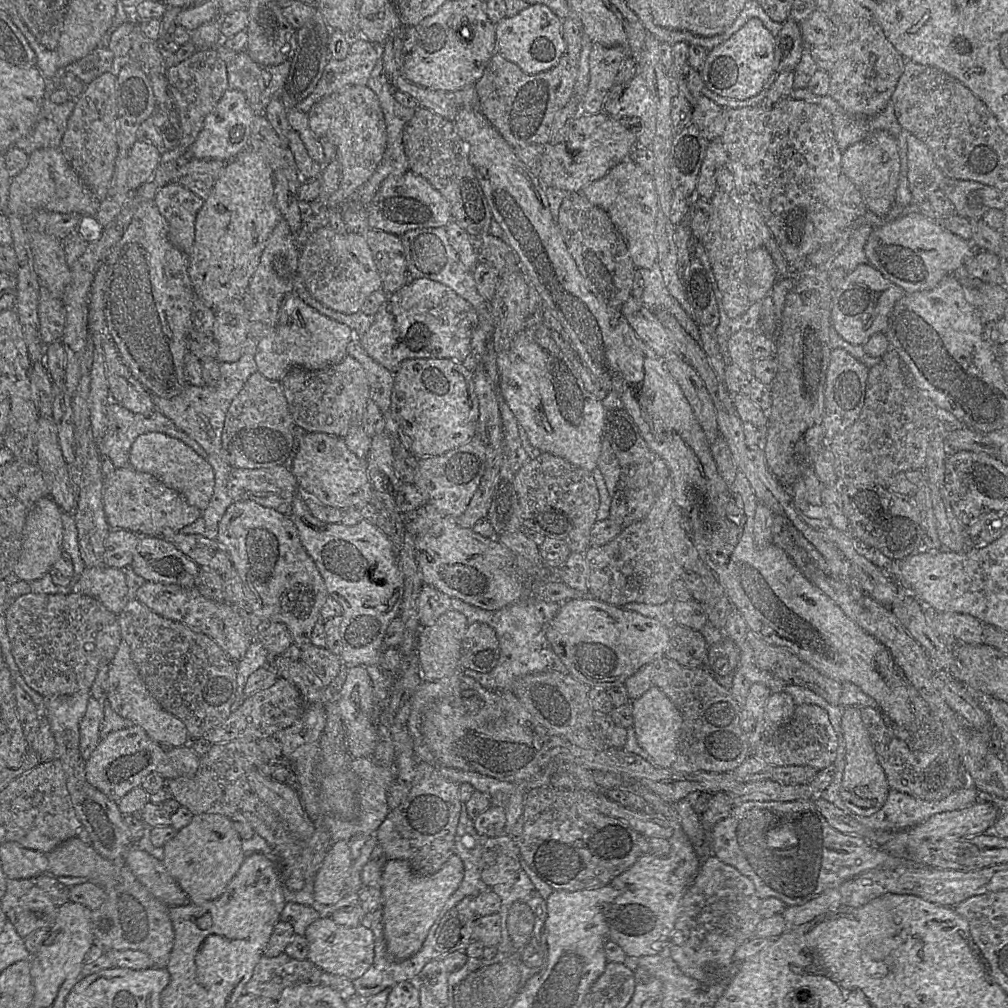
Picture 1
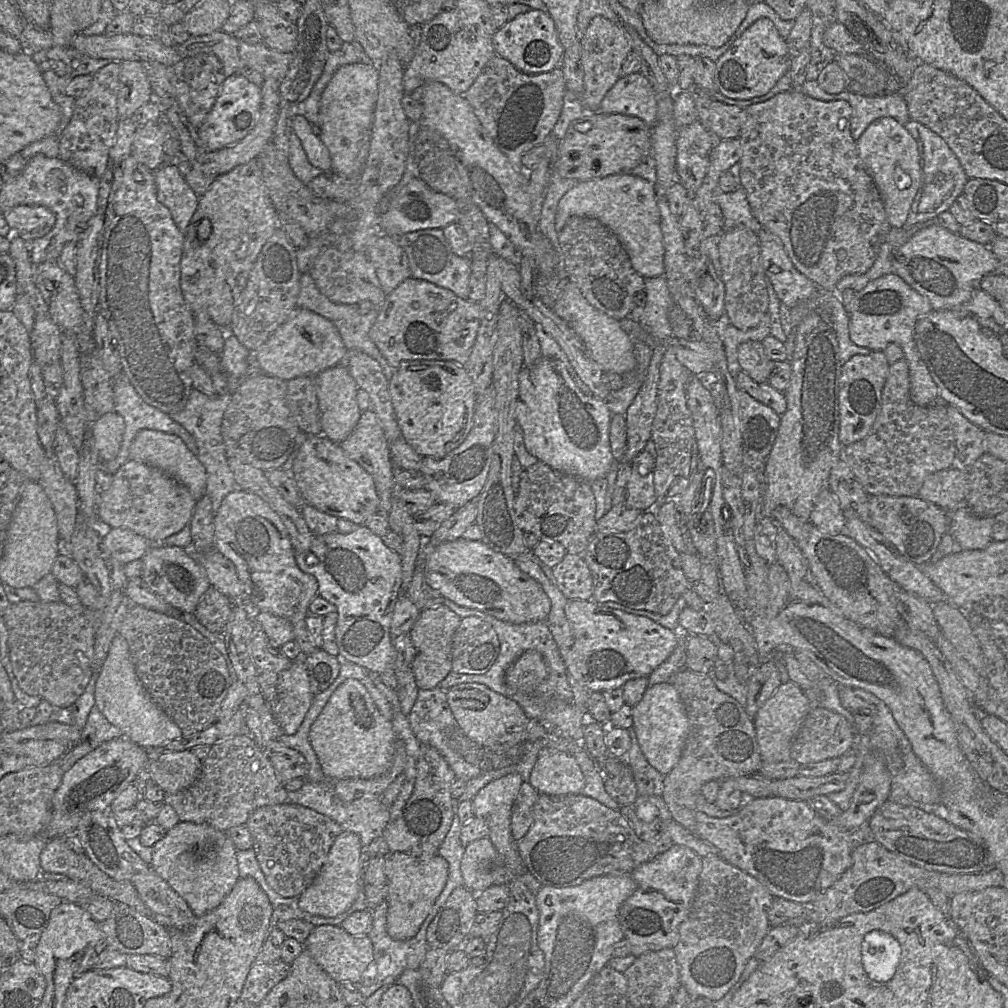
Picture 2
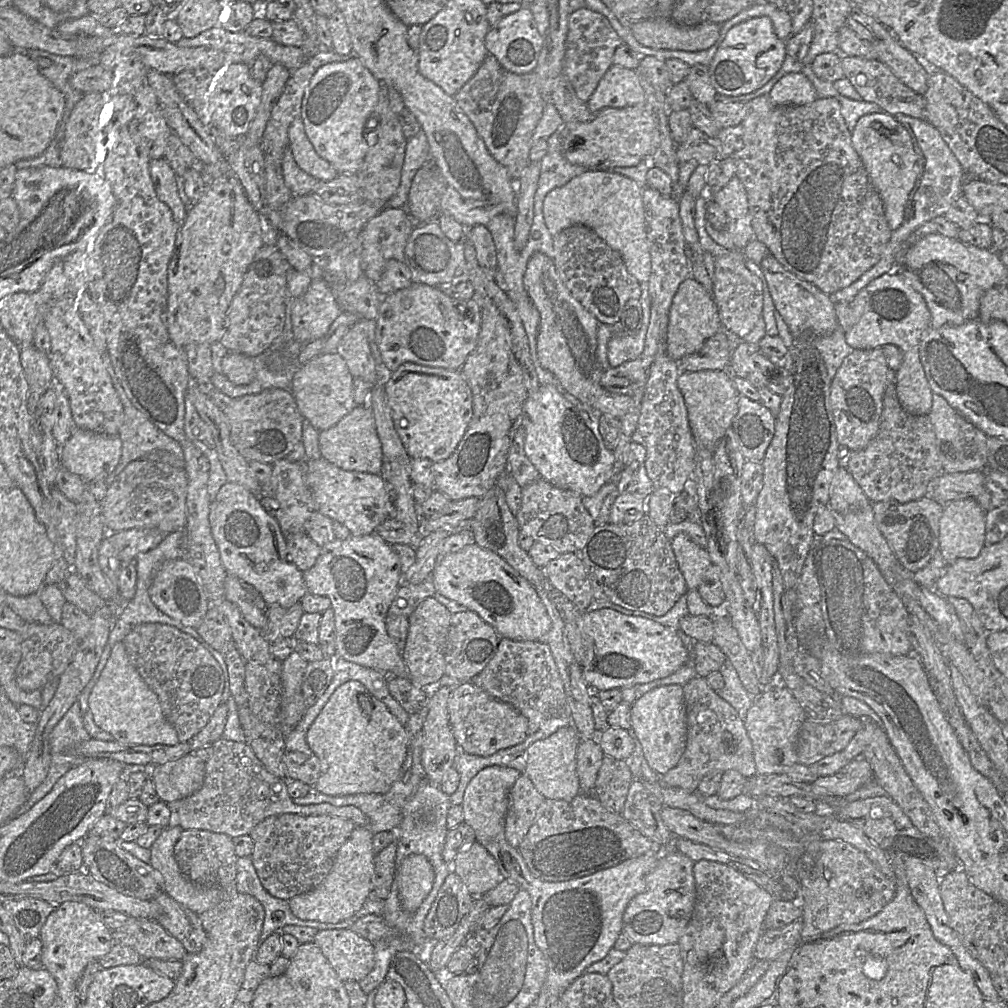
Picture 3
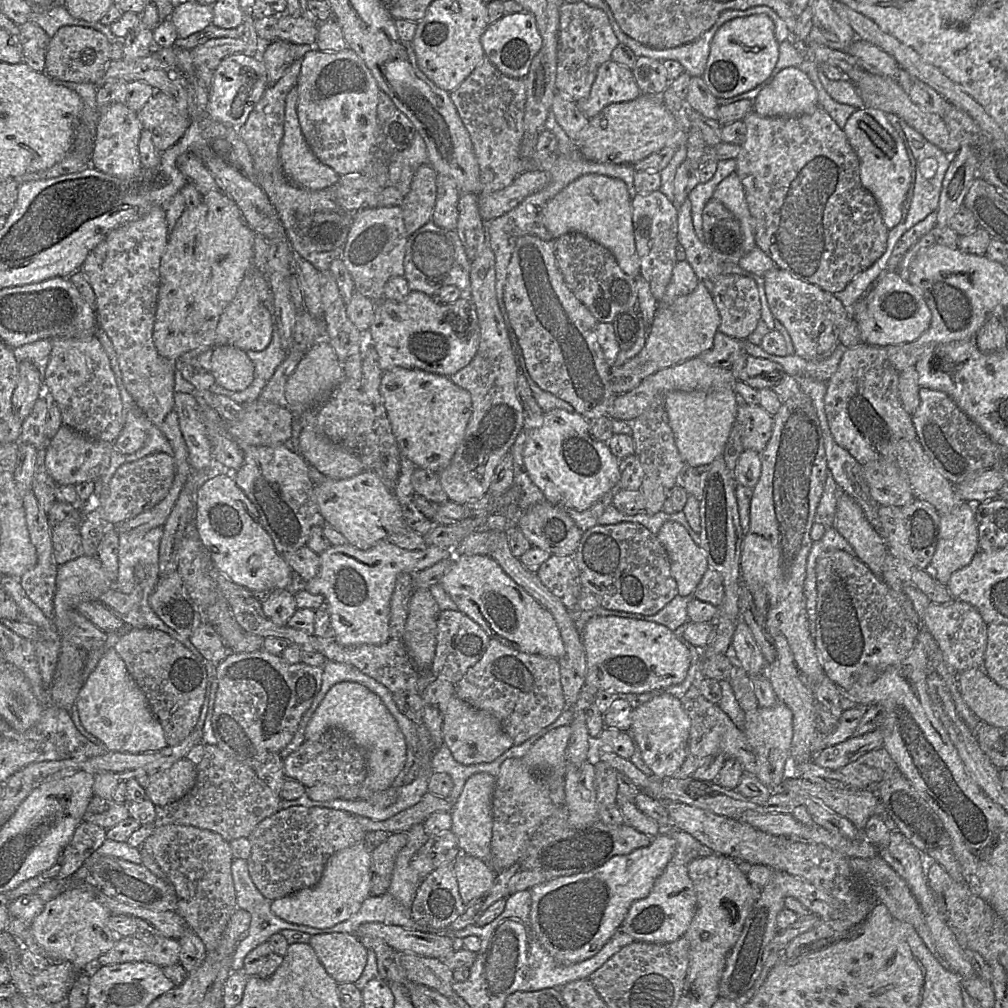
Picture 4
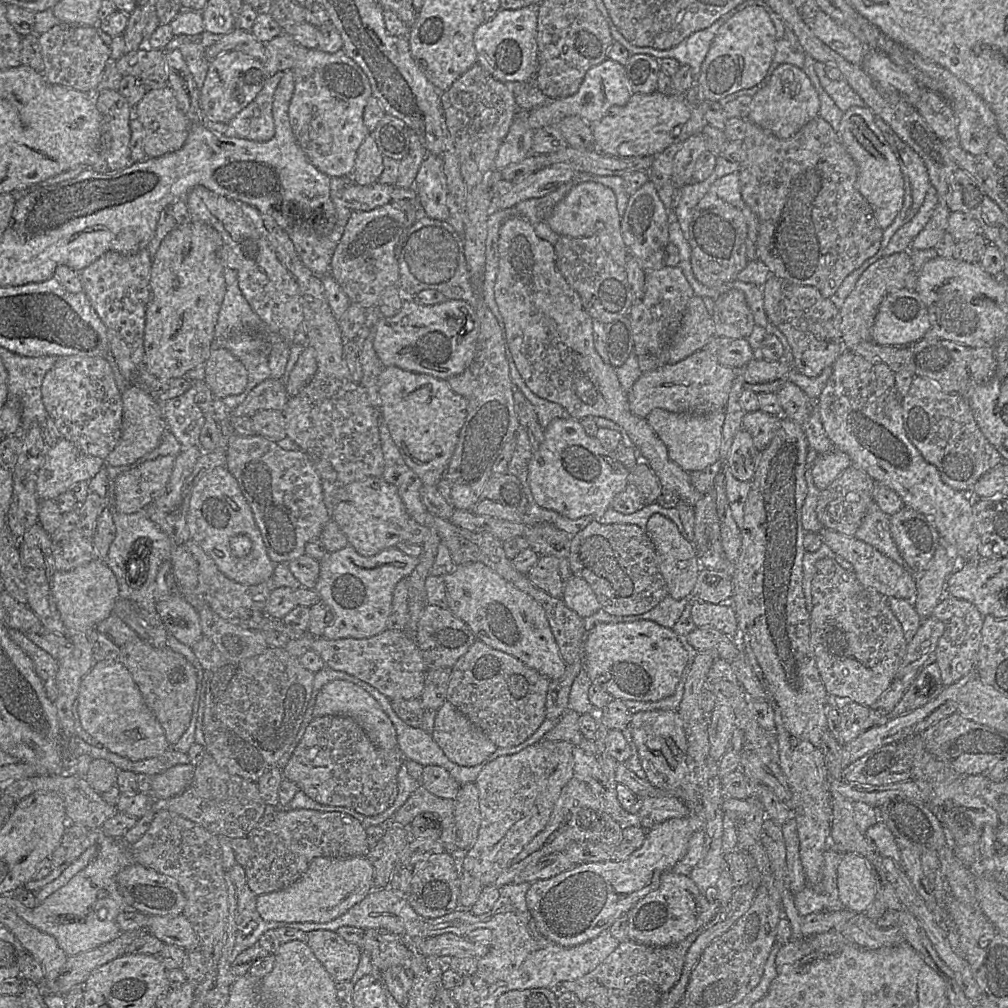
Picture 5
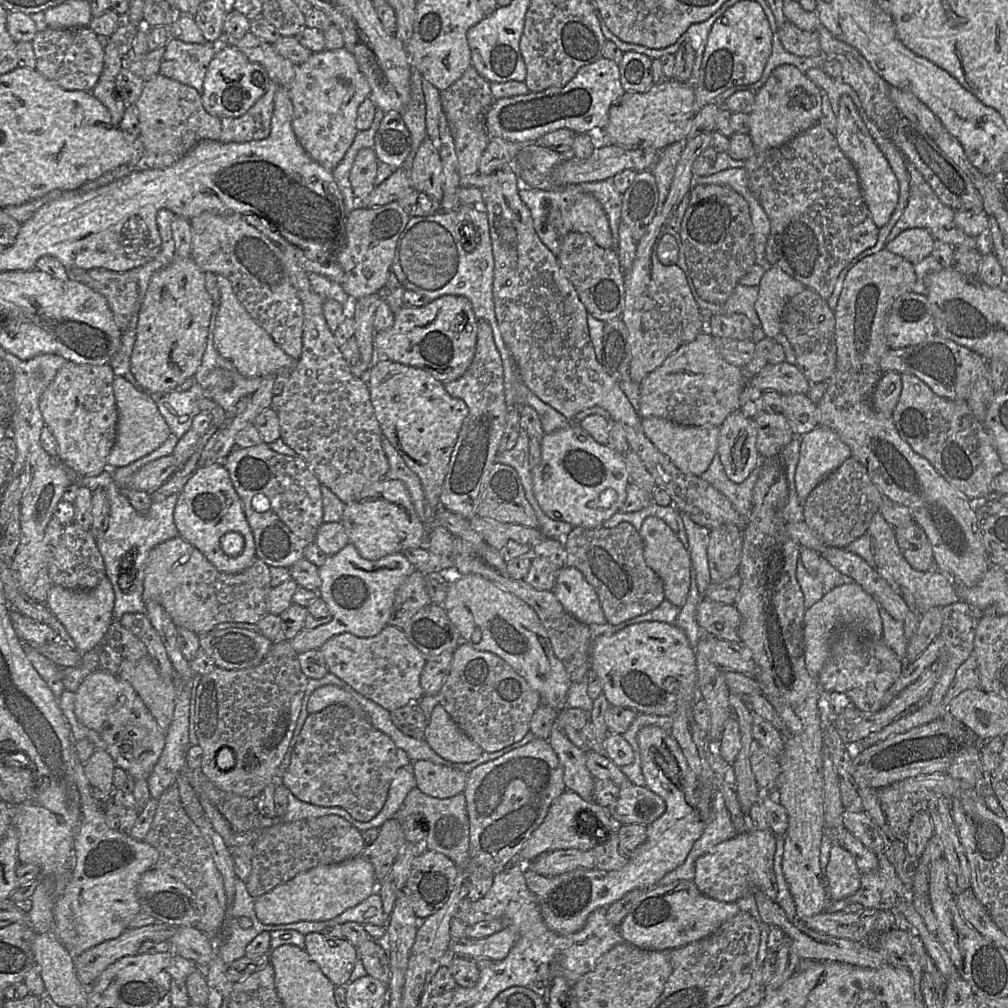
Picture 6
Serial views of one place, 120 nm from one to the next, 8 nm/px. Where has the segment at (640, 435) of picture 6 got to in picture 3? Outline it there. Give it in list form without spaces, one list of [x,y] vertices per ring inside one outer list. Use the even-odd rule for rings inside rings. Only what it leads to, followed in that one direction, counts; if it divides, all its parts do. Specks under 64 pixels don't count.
[[[536,252],[523,276],[525,291],[540,315],[536,356],[540,365],[552,373],[561,387],[580,402],[593,406],[602,389],[603,370],[597,358],[599,322],[582,306],[562,282],[554,260]]]

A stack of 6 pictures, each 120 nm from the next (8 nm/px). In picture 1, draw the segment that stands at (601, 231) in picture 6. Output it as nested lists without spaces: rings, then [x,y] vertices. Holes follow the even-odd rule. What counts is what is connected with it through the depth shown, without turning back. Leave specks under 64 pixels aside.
[[[627,158],[611,168],[608,173],[580,193],[592,204],[607,212],[613,224],[624,238],[634,266],[650,269],[658,260],[655,239],[658,197],[653,176]]]

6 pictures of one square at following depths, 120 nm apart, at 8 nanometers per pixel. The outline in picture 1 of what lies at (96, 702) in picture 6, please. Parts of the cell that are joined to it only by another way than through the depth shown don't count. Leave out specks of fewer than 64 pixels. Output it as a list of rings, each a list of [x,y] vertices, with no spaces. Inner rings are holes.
[[[122,639],[117,652],[109,664],[107,676],[107,696],[113,711],[141,727],[155,742],[166,748],[189,744],[189,734],[185,725],[174,715],[165,711],[153,698],[145,686],[135,665],[128,644]]]

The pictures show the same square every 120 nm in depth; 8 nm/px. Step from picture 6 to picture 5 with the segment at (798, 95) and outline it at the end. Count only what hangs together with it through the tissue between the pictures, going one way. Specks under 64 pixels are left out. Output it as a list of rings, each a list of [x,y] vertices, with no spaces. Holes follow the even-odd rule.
[[[780,64],[766,86],[752,97],[752,109],[747,120],[769,131],[778,138],[788,139],[819,115],[820,99],[809,77],[793,64]]]

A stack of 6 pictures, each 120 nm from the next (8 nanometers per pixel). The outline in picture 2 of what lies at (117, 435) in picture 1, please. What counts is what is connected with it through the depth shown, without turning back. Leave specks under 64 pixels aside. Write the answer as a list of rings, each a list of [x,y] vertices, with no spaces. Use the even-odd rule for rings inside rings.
[[[121,373],[120,375],[114,377],[112,379],[112,387],[114,391],[114,412],[123,418],[125,428],[121,445],[116,457],[108,462],[101,463],[101,469],[111,475],[117,472],[117,470],[129,460],[129,448],[136,434],[141,430],[154,430],[175,435],[181,438],[187,448],[196,455],[197,446],[193,437],[180,424],[172,420],[169,415],[144,402],[143,399],[137,395],[125,374]]]

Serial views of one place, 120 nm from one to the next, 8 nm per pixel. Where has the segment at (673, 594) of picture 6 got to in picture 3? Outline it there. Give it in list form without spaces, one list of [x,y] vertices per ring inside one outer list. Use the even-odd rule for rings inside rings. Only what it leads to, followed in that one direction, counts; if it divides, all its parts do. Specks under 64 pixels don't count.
[[[679,533],[671,547],[688,590],[696,590],[707,568],[712,565],[707,549],[701,548],[687,535]]]

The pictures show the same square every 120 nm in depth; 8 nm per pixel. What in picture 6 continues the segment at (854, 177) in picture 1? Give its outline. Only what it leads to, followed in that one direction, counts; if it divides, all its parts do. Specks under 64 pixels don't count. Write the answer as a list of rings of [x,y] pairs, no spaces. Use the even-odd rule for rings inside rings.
[[[842,95],[837,114],[836,140],[847,158],[854,165],[864,202],[866,203],[874,223],[883,227],[890,219],[899,198],[899,182],[885,155],[872,138],[859,110],[848,95]]]

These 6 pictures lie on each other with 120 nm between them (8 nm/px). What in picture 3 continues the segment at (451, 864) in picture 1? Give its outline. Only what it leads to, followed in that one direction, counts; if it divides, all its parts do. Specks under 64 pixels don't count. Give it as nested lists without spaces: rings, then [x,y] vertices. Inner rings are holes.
[[[411,854],[396,867],[396,882],[402,908],[415,912],[432,890],[435,871],[422,854]]]

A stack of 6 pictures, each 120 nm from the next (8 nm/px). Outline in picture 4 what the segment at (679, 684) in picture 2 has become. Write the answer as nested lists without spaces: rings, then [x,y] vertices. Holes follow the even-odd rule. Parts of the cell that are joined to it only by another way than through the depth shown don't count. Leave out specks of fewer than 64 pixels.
[[[698,684],[690,687],[682,698],[682,704],[690,718],[689,746],[688,755],[680,769],[673,776],[674,778],[693,778],[692,776],[704,760],[716,752],[722,752],[728,758],[735,758],[740,762],[745,773],[756,776],[757,762],[751,745],[743,731],[735,726],[719,704],[713,704],[708,701],[701,694]]]

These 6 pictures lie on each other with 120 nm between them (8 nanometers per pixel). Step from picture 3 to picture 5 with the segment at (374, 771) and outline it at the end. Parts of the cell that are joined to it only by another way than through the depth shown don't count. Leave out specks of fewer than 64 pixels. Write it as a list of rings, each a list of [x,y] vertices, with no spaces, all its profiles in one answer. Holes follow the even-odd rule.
[[[334,680],[322,687],[316,697],[313,717],[329,715],[349,716],[359,724],[374,745],[385,750],[398,749],[396,730],[388,715],[367,691],[351,682]]]

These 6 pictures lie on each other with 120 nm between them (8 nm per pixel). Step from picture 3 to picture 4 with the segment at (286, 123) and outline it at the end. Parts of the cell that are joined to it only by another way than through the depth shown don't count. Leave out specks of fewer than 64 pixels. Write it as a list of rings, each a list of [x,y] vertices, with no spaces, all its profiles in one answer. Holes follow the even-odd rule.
[[[295,60],[275,84],[265,89],[263,96],[250,112],[245,124],[237,129],[237,134],[245,142],[252,156],[255,168],[255,178],[252,179],[264,190],[274,206],[291,247],[322,273],[329,271],[331,263],[341,257],[341,251],[337,251],[337,249],[328,252],[309,250],[301,241],[300,233],[317,215],[317,210],[337,212],[338,209],[342,209],[335,202],[334,187],[311,191],[296,186],[284,175],[279,161],[279,147],[284,134],[285,100],[289,91],[297,86],[300,70],[301,60]]]

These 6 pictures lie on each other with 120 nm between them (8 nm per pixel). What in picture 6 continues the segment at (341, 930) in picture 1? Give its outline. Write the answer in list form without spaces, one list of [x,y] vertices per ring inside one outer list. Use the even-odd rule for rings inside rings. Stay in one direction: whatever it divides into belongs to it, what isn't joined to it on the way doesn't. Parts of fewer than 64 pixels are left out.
[[[321,932],[308,933],[305,935],[305,951],[336,987],[349,983],[358,951],[347,939]]]

